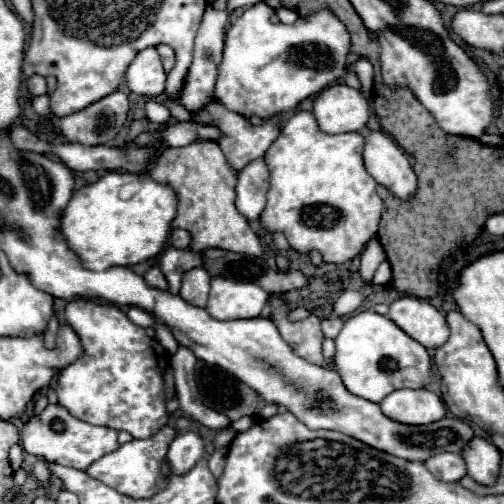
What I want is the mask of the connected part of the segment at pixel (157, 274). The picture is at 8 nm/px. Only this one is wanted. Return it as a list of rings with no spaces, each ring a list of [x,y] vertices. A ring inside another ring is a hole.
[[[151,266],[145,272],[143,278],[147,280],[147,284],[151,284],[151,288],[163,288],[163,290],[167,290],[167,282],[165,282],[165,278],[163,278],[163,274],[161,274],[161,270],[157,266]]]

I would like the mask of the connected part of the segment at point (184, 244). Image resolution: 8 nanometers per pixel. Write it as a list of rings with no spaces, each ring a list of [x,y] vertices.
[[[173,230],[171,236],[169,236],[169,244],[173,248],[179,248],[179,250],[189,248],[189,242],[191,242],[191,236],[189,236],[187,230]]]

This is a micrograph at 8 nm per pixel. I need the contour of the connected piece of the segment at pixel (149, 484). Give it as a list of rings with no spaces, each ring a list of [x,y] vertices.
[[[165,426],[157,434],[153,434],[151,438],[131,440],[131,442],[123,444],[119,450],[111,452],[111,454],[107,454],[103,458],[99,458],[85,472],[91,478],[95,478],[95,480],[99,480],[99,482],[115,488],[121,494],[127,494],[127,496],[133,496],[133,498],[149,498],[159,488],[165,486],[165,478],[159,474],[159,464],[165,460],[167,448],[169,448],[169,444],[171,444],[173,438],[175,438],[175,428]]]

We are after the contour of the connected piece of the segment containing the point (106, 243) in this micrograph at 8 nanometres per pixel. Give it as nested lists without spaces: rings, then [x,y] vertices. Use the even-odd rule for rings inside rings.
[[[107,172],[95,184],[87,184],[75,190],[75,196],[71,196],[67,208],[63,210],[63,236],[67,236],[67,244],[71,244],[71,250],[75,256],[79,256],[79,260],[83,260],[83,264],[87,264],[87,268],[107,270],[113,266],[133,266],[155,258],[163,250],[171,230],[171,220],[175,218],[175,210],[175,192],[169,186],[153,182],[149,174],[135,176],[129,172]],[[131,184],[133,196],[129,198],[127,188],[131,188]]]

